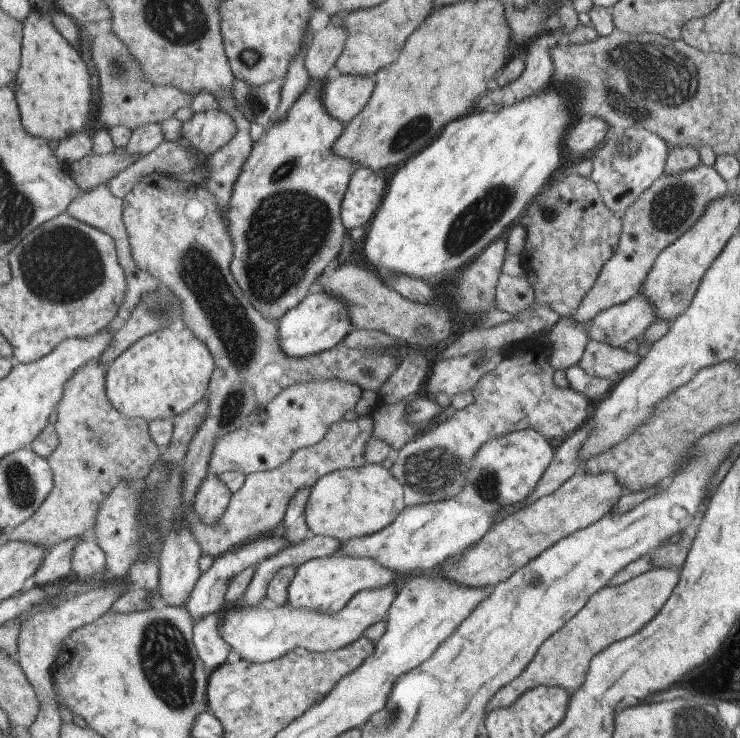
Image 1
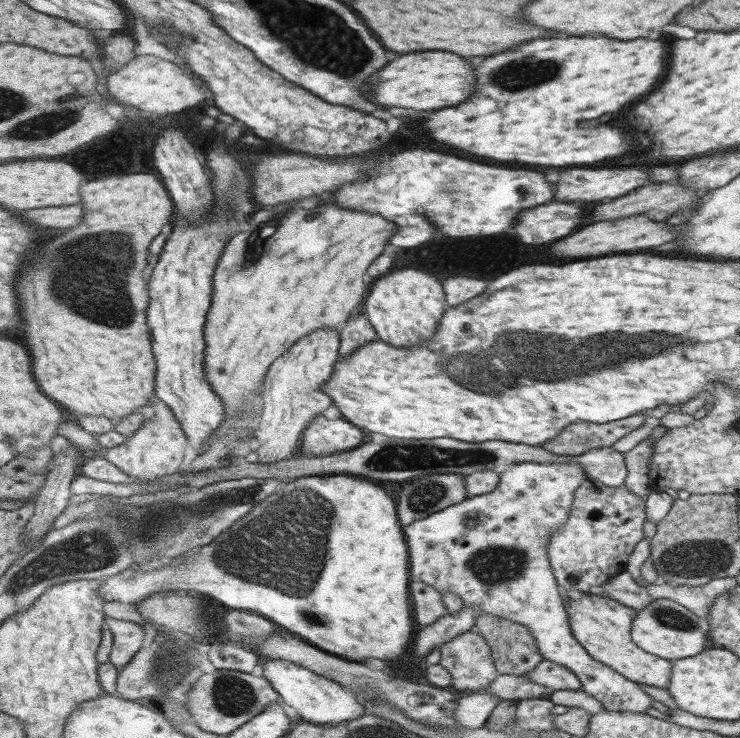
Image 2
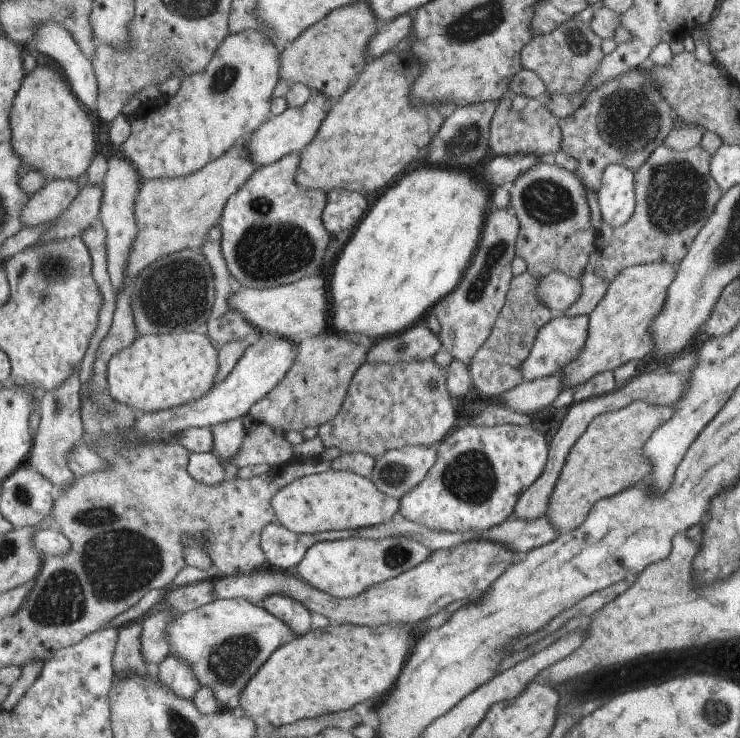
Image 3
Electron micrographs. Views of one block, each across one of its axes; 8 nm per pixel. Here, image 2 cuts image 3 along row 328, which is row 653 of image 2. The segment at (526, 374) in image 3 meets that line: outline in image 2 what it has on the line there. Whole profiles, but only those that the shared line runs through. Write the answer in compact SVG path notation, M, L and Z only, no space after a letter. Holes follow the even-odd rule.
M571 460L547 464L513 464L513 468L503 474L503 480L495 492L469 498L425 520L413 522L405 528L413 560L413 580L427 582L435 586L441 594L451 590L465 600L465 606L479 606L483 614L495 614L499 618L507 618L527 626L537 638L539 650L545 656L545 660L555 662L573 672L581 682L581 690L599 700L603 704L603 710L645 714L647 708L653 708L653 698L645 690L641 690L639 684L627 680L619 672L591 658L587 650L573 638L573 632L569 628L569 616L561 602L561 590L547 556L547 542L551 540L553 530L561 528L569 518L569 512L573 510L573 492L581 486L585 478L585 470Z

